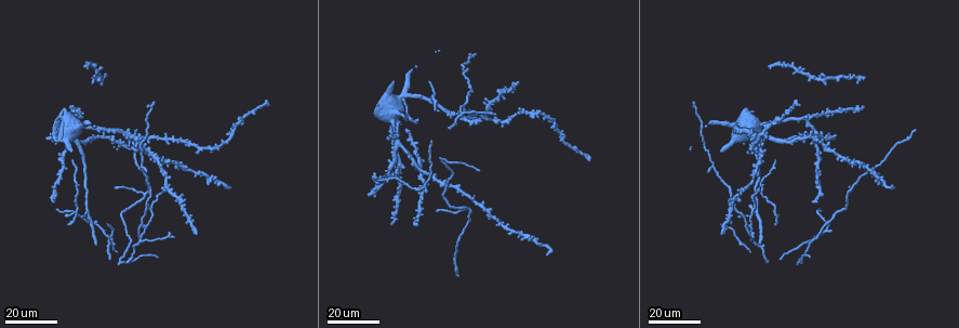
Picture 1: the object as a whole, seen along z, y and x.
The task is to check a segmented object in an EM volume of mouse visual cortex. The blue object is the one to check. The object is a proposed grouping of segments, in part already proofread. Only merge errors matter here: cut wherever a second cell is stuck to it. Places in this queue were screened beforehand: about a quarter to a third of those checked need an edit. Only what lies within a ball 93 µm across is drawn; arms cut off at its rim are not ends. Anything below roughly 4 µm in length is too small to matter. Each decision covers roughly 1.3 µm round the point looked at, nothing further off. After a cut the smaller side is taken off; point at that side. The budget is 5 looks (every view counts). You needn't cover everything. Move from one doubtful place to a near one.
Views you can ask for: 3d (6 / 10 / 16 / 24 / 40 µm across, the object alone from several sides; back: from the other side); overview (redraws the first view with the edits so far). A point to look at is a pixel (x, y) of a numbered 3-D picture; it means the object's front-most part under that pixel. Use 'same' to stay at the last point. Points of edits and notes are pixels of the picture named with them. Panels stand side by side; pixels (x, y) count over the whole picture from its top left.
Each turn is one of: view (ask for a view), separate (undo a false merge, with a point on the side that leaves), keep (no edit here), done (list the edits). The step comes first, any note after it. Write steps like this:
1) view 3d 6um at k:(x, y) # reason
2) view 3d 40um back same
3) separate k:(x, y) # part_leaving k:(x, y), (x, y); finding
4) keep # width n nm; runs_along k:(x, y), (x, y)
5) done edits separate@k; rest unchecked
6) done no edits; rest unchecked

view 3d 24um at 1:(88, 210) # three-way junction

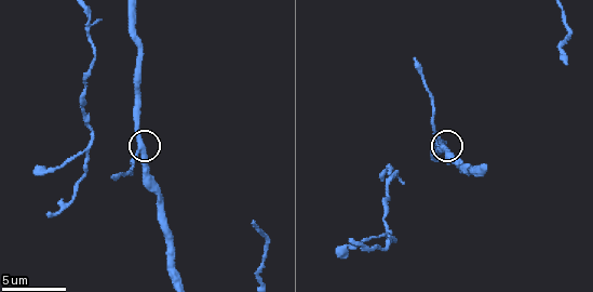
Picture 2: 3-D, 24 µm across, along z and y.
view 3d 10um at 2:(445, 144)

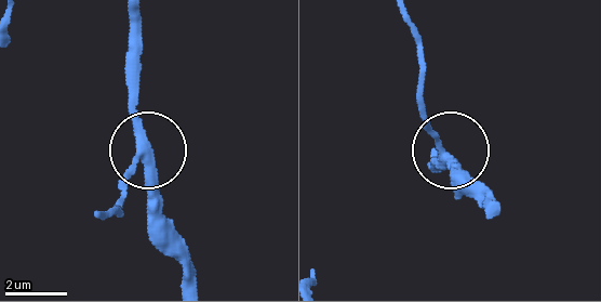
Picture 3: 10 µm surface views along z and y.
keep # arms 3; one cell here

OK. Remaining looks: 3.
view 3d 16um at 1:(140, 236) # looks like a crossing

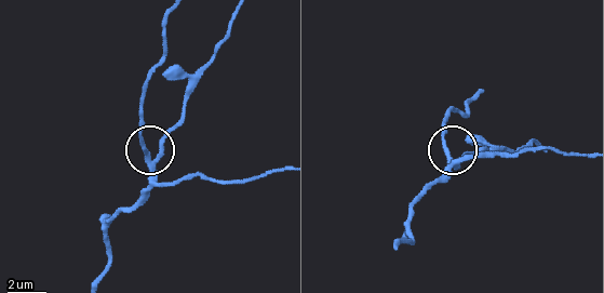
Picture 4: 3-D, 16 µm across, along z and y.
view 3d 10um at 4:(150, 169)

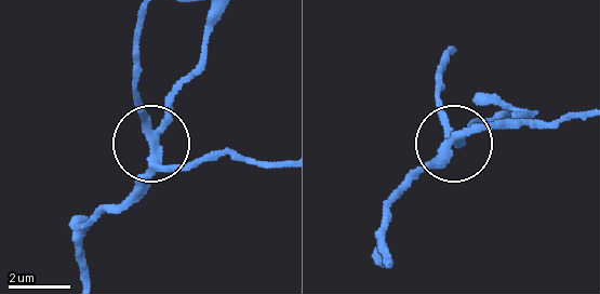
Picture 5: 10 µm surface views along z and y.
keep # arms 4; runs_along 5:(223, 10), (128, 209); all the same cell

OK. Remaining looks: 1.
view 3d 10um at 2:(86, 25) # arms part here

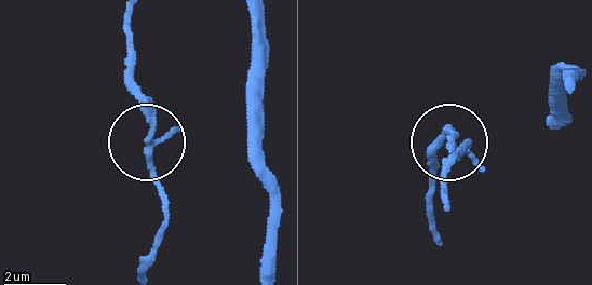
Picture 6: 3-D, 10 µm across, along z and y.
keep # side_arm 13 um; one cell here

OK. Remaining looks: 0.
done no edits; rest unchecked

